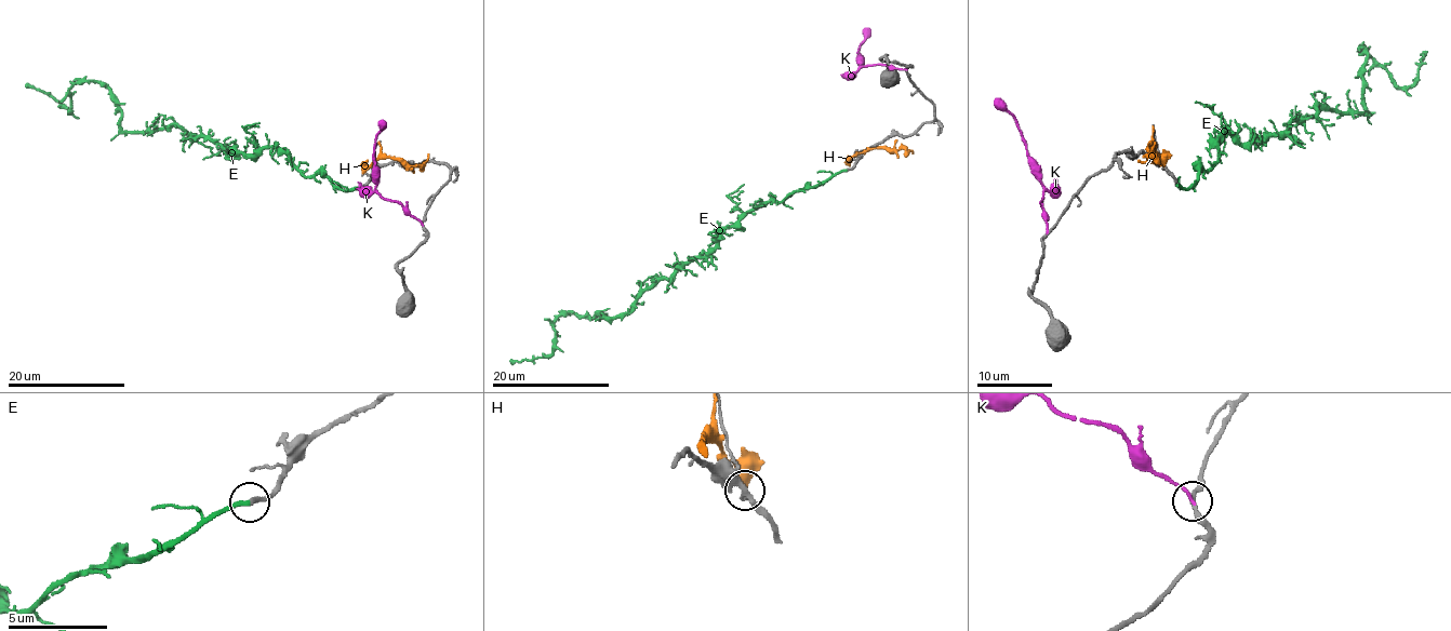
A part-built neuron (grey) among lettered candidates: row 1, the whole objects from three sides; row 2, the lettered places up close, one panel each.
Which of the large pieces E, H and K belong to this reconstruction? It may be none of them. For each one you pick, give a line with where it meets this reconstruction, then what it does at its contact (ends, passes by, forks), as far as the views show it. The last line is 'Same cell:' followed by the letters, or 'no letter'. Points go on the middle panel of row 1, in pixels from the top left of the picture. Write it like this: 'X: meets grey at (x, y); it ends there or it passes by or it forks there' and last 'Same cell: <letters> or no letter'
E: meets grey at (846, 170); it ends there
Same cell: E

